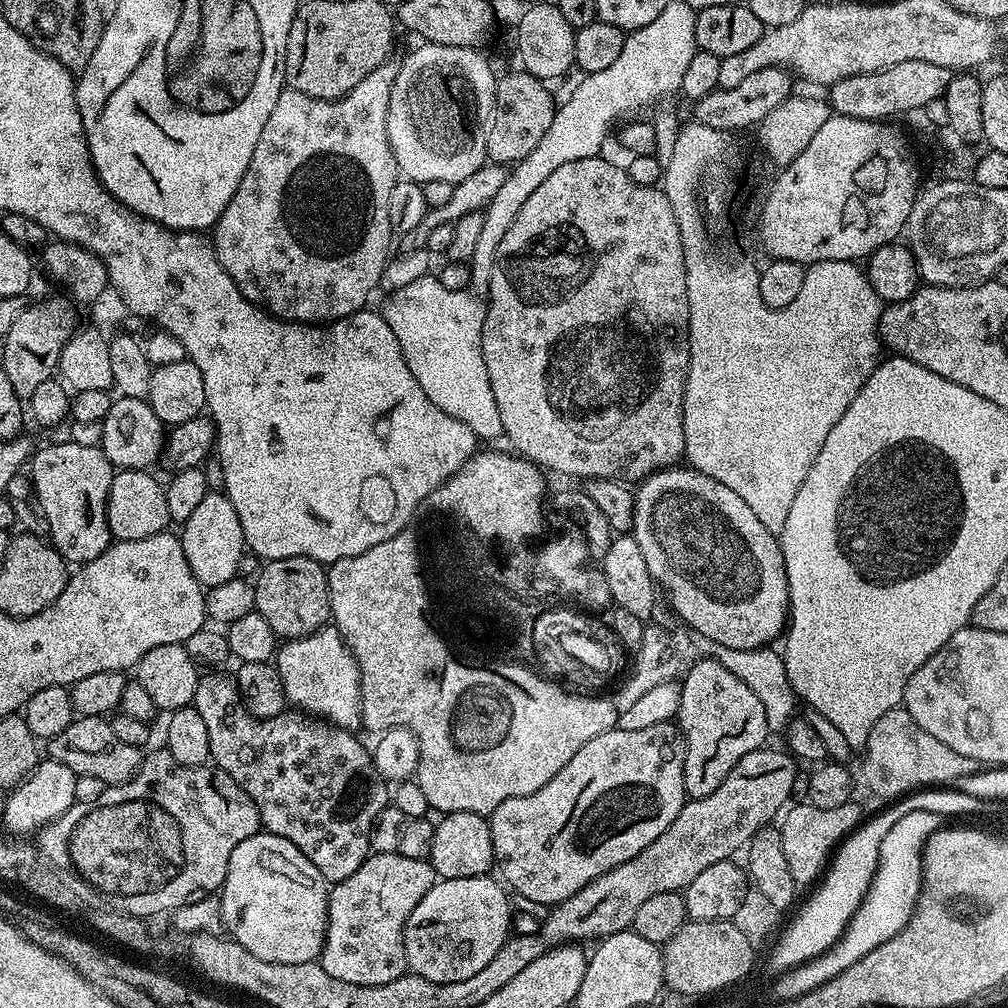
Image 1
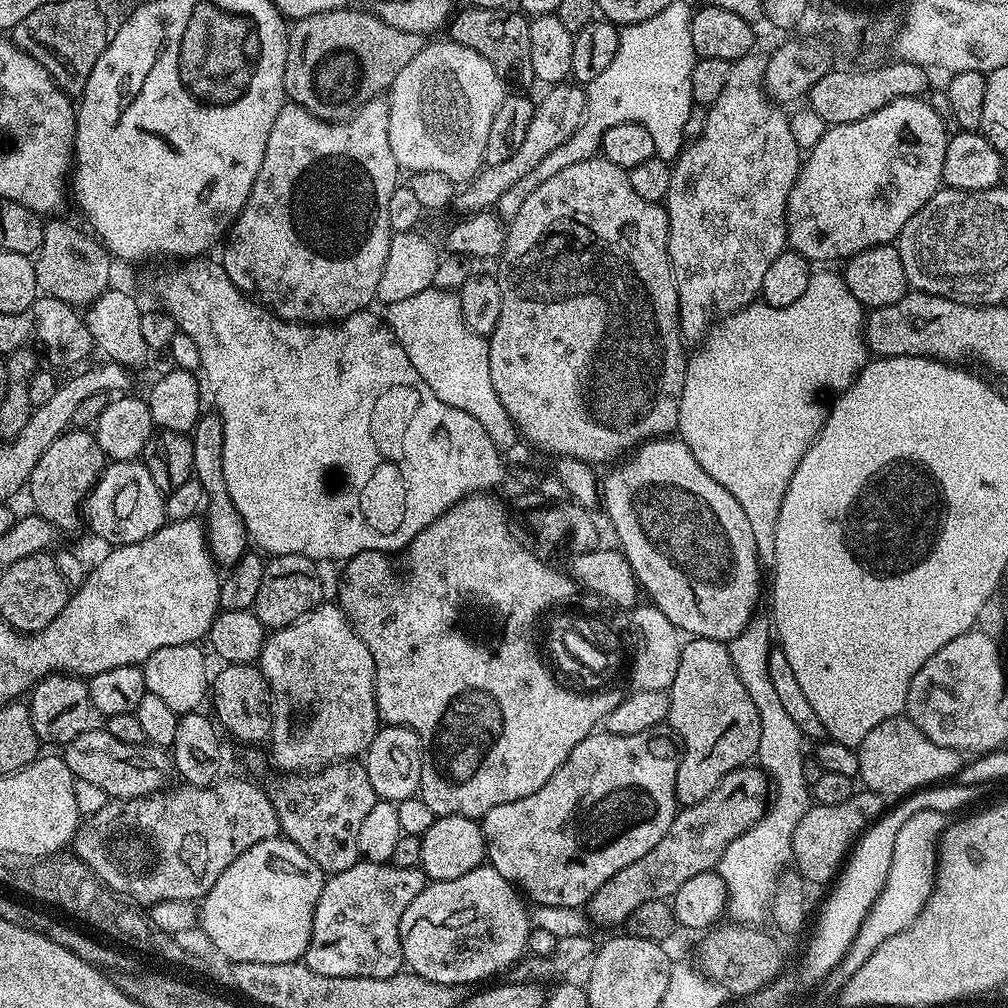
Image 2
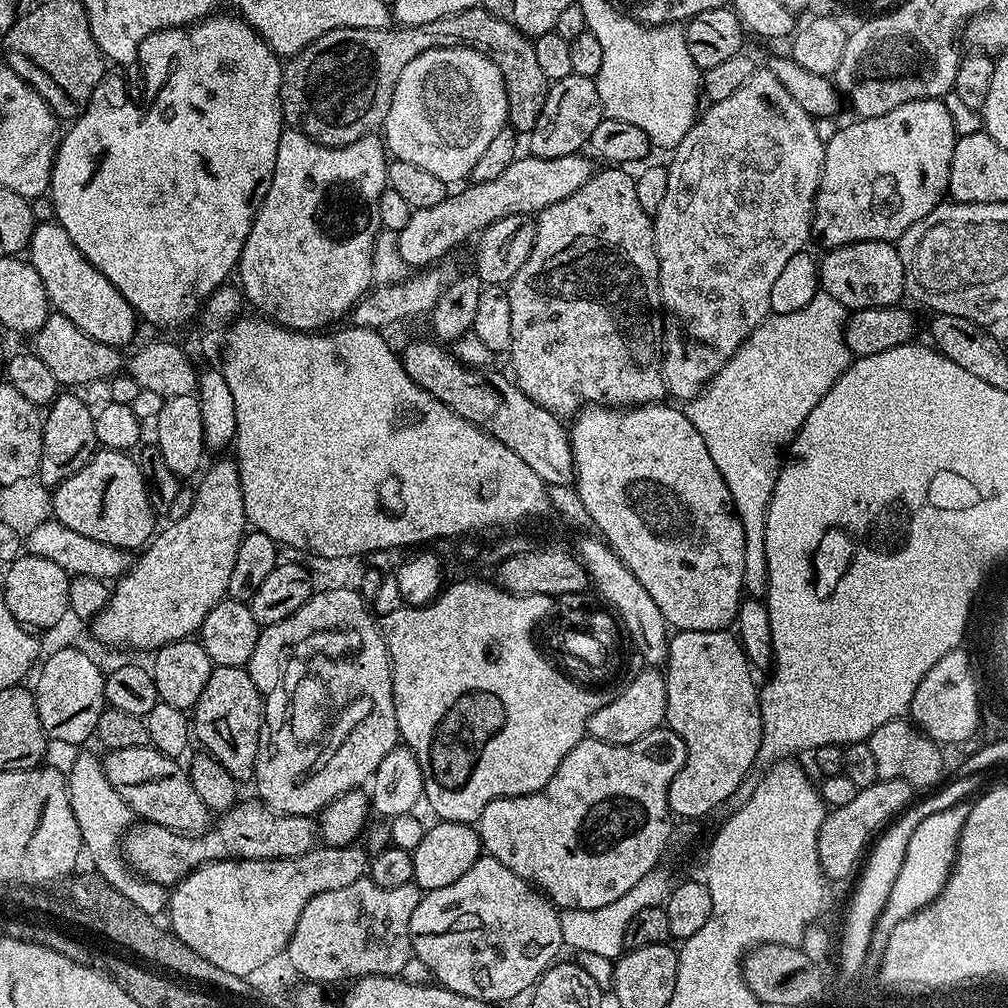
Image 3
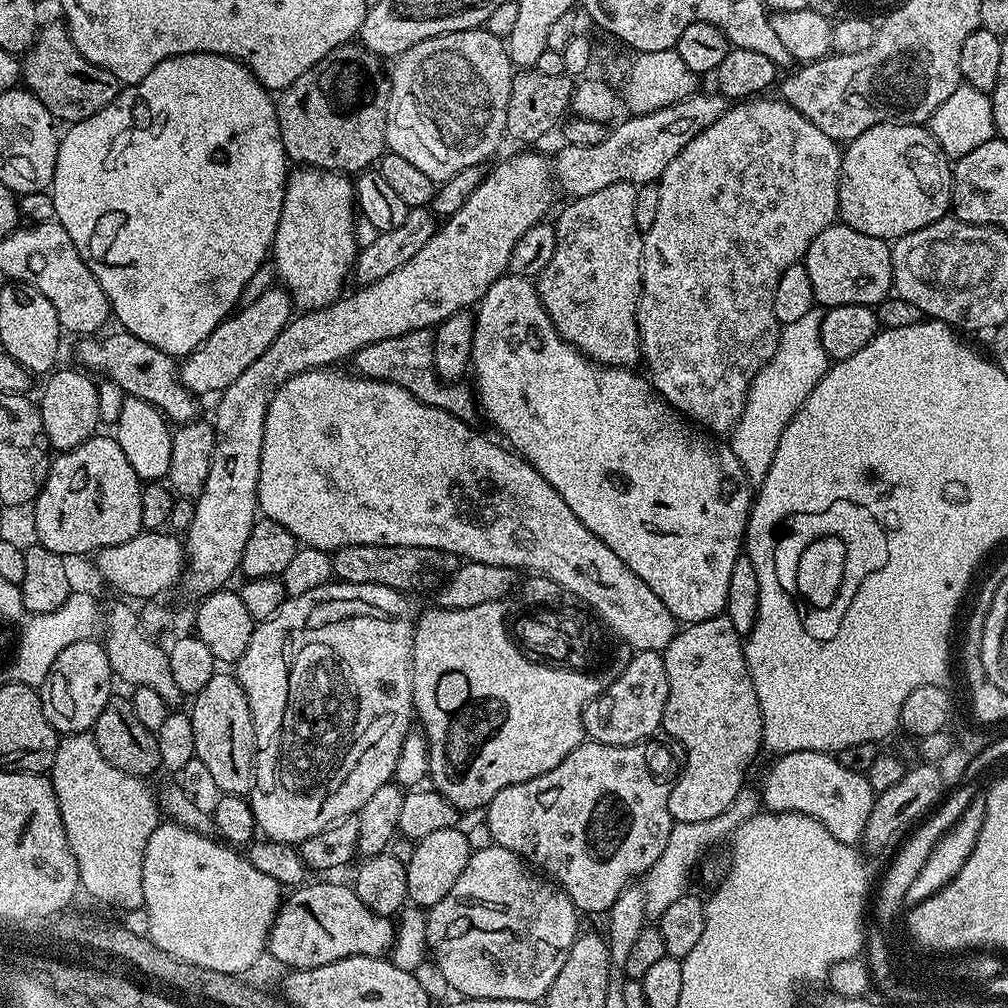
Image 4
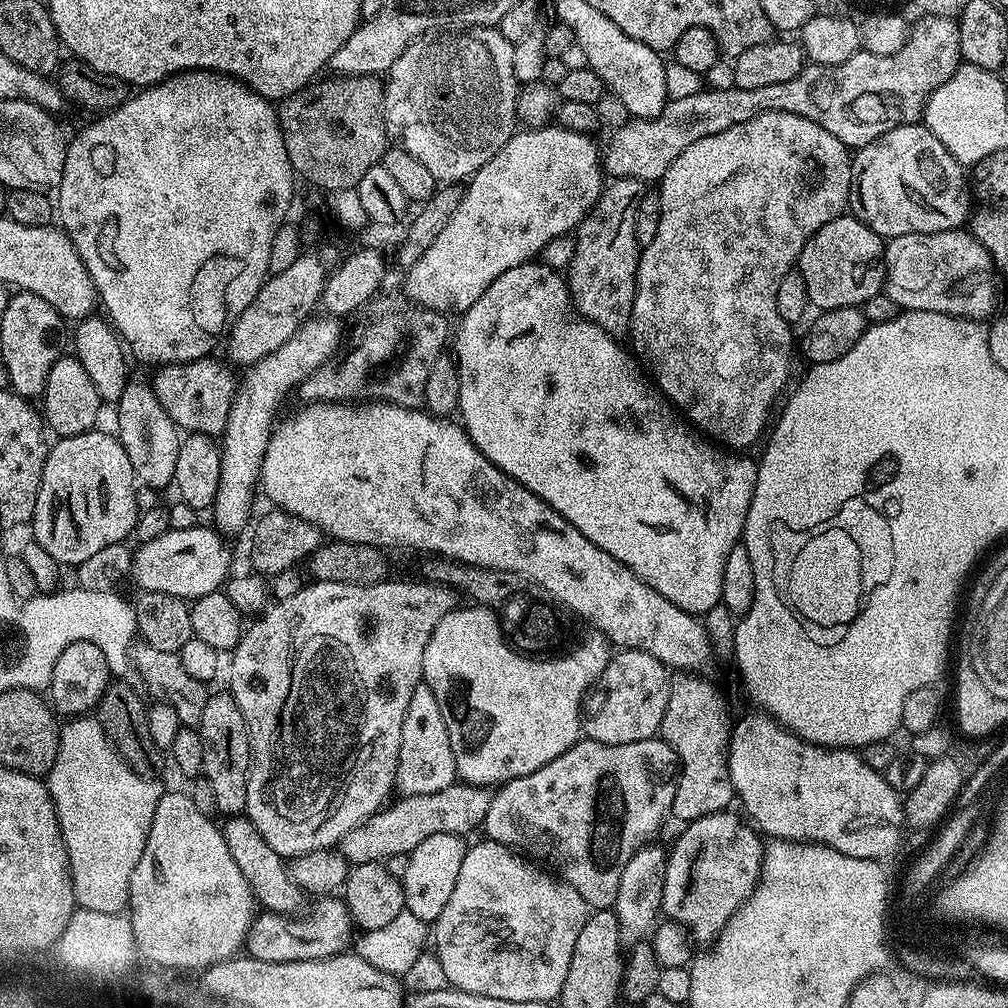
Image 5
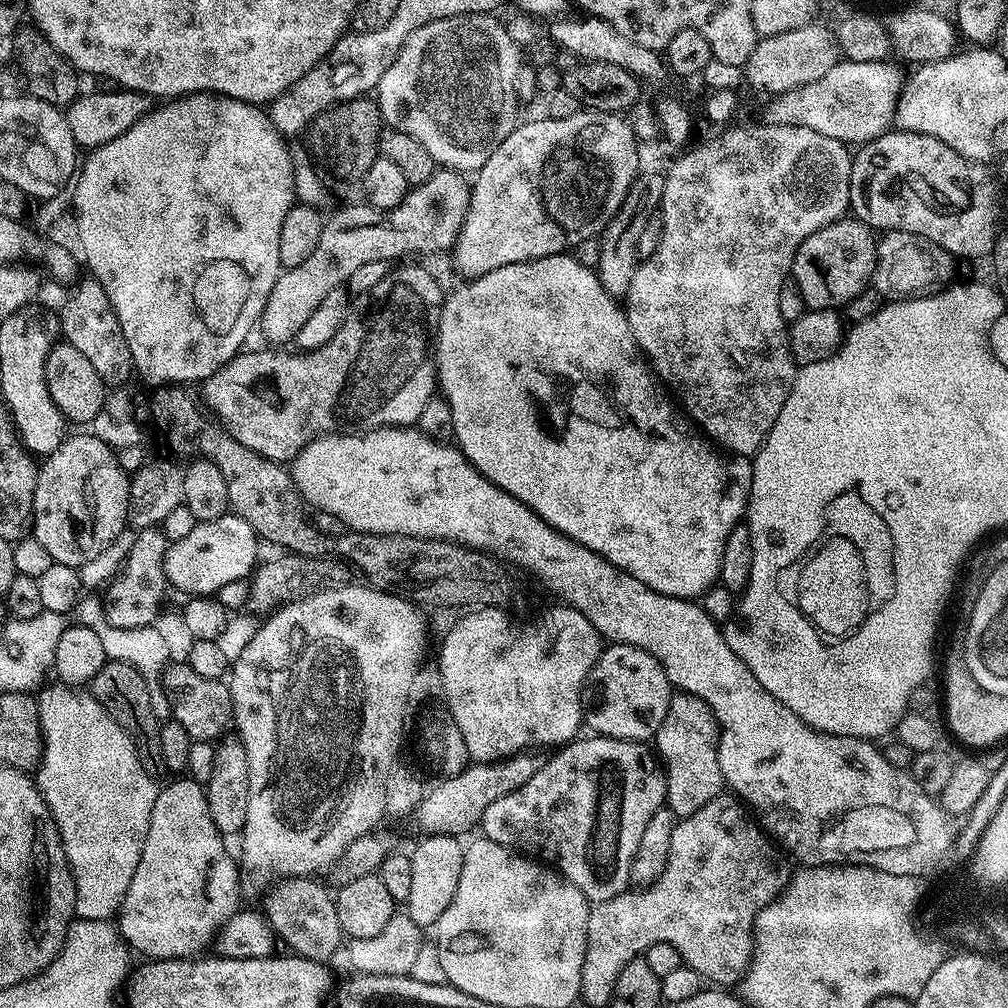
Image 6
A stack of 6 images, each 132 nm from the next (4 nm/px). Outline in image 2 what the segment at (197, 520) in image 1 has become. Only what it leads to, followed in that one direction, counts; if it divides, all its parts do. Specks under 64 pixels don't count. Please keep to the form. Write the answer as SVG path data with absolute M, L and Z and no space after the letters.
M214 412L203 413L196 421L191 433L192 445L194 446L195 470L193 475L205 492L204 525L209 552L217 565L231 568L246 554L248 539L241 516L230 498L229 491L226 490L225 474L222 469L222 428L220 417Z

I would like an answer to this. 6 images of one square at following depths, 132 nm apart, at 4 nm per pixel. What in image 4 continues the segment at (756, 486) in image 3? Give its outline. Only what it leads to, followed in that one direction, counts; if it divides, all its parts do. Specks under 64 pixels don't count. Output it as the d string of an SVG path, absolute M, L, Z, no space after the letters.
M813 306L803 318L798 318L798 322L783 325L780 329L778 350L774 350L774 358L770 358L770 362L748 386L748 397L744 403L740 421L730 433L730 439L732 439L730 447L753 485L759 486L764 481L770 470L770 462L774 462L774 450L778 450L782 430L786 430L786 426L792 421L794 414L798 414L802 402L806 402L806 398L810 398L810 390L814 390L814 386L818 386L820 379L828 373L830 361L822 346L822 334L820 333L823 317L824 312L819 307Z

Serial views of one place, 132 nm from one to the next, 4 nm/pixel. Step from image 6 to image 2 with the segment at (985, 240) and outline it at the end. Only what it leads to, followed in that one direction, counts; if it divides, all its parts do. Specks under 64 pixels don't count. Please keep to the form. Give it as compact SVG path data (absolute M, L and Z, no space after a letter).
M919 96L898 98L858 122L833 124L827 130L824 130L824 133L820 136L820 141L813 146L812 153L809 156L807 153L806 159L801 163L798 178L788 195L786 223L788 225L788 244L791 251L802 254L810 262L840 259L840 261L843 261L849 256L857 256L858 253L867 248L877 248L880 244L892 244L895 241L896 237L900 235L902 226L906 226L906 222L910 222L910 218L914 218L914 214L918 214L918 210L922 206L926 206L926 202L931 196L935 192L940 191L944 178L942 174L942 162L946 162L946 146L948 145L950 129L944 125L943 118L936 113L935 106L927 104L926 101L927 99Z

